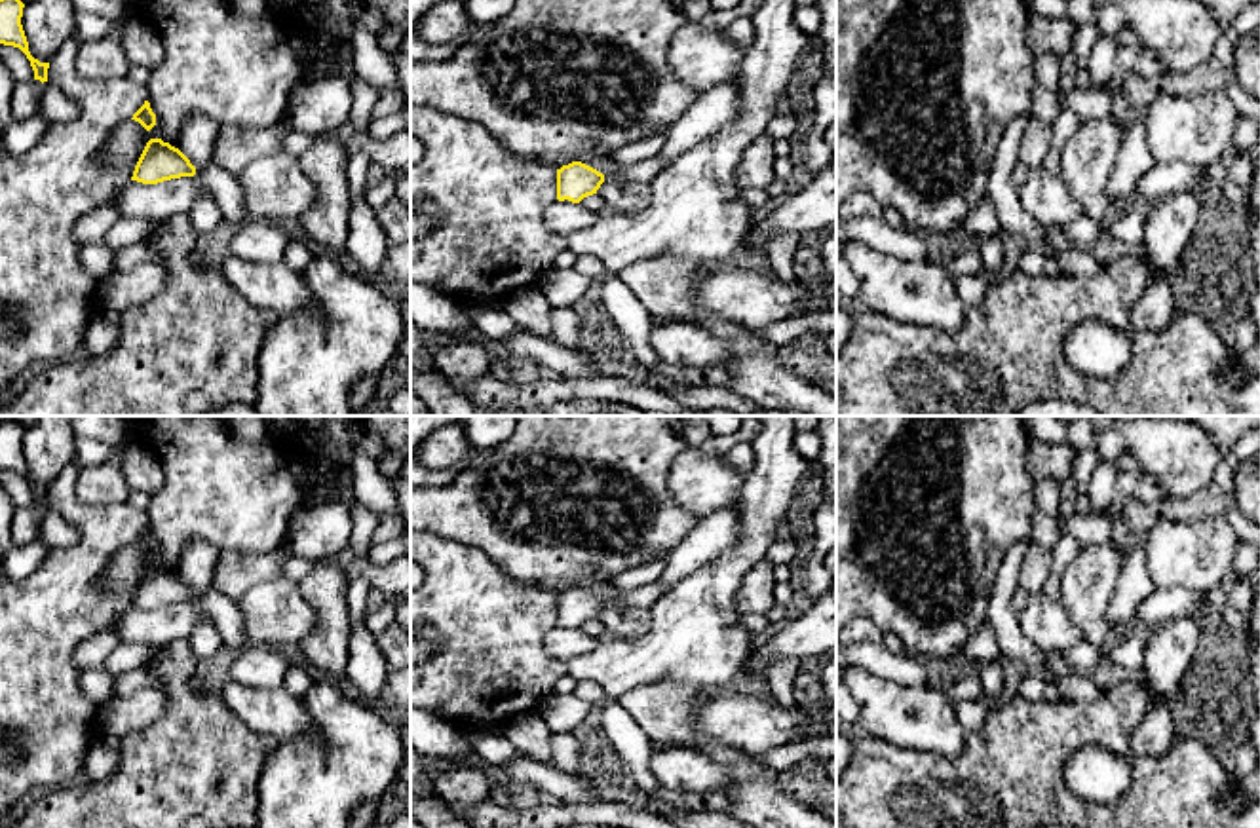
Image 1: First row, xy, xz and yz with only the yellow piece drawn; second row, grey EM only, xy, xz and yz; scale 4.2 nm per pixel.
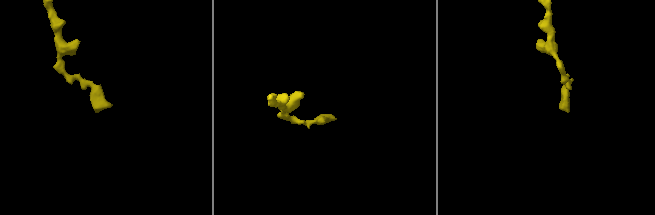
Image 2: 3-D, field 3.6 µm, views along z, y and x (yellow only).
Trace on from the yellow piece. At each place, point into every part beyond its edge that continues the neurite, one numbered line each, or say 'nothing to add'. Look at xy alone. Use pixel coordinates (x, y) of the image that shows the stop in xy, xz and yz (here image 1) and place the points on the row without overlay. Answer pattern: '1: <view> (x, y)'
1: xy (225, 612)

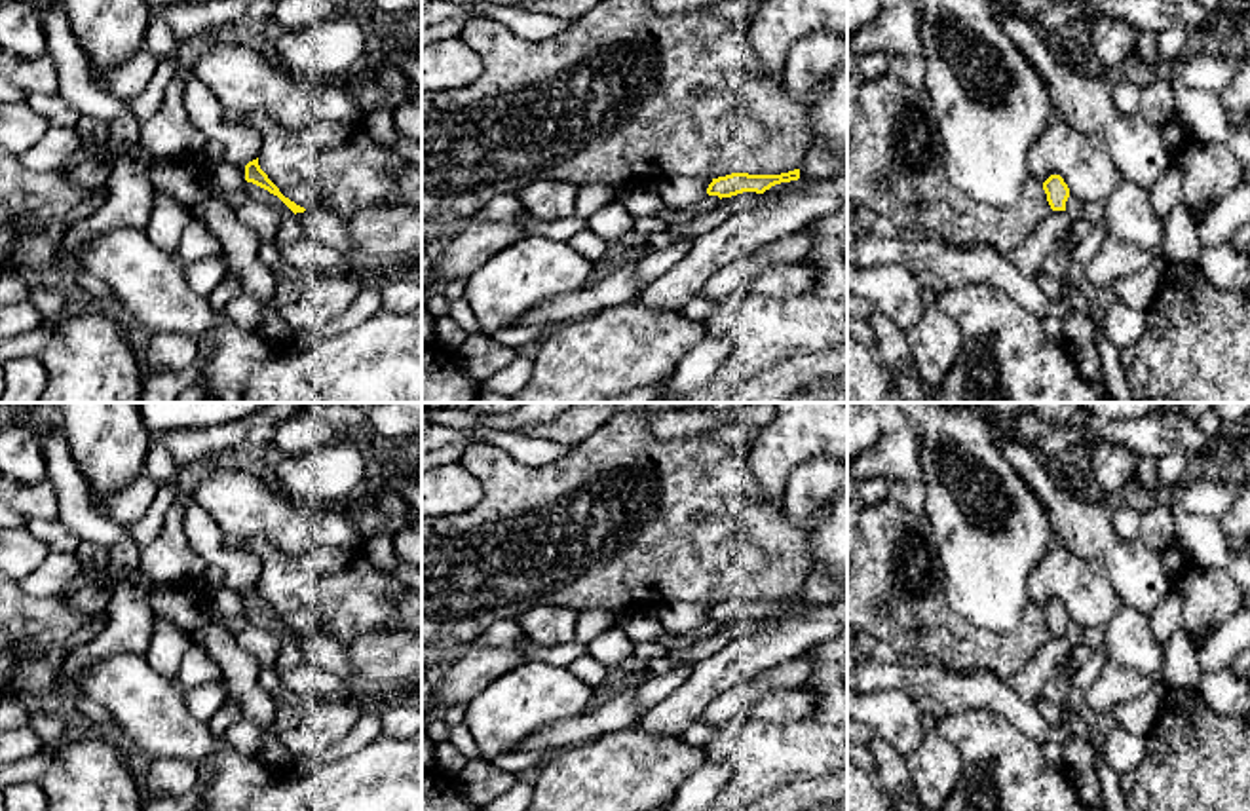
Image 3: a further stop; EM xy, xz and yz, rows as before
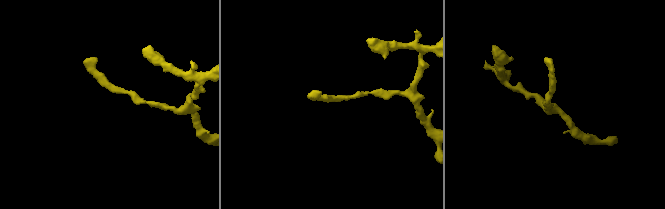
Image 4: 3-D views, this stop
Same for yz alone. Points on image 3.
1: yz (1074, 631)

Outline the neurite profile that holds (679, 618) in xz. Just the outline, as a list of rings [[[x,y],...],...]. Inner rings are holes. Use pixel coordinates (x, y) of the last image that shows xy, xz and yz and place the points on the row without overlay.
[[[672,602],[661,608],[655,608],[657,617],[663,629],[671,634],[686,634],[701,627],[707,619],[712,604],[707,602]]]

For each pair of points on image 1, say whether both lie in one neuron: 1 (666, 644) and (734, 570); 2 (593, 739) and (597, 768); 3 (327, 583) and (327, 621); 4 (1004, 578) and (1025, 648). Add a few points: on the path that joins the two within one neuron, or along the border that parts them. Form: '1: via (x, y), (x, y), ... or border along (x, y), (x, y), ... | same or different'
1: via (685, 625), (715, 589) | same
2: via (595, 747), (597, 760) | same
3: via (327, 593), (327, 612) | same
4: via (1004, 595), (1004, 623), (1008, 631) | same

